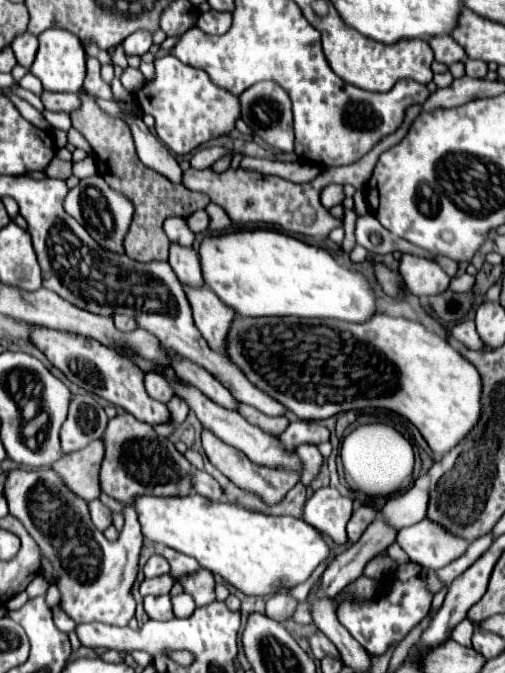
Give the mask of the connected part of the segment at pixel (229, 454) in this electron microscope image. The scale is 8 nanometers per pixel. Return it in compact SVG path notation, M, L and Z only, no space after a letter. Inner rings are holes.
M208 429L202 431L202 447L210 459L210 463L220 471L224 473L234 485L238 485L240 489L244 491L250 491L254 495L258 495L266 505L276 505L280 503L286 493L298 483L298 475L296 473L286 473L286 471L278 471L278 469L268 469L268 467L258 467L254 465L252 461L246 459L244 453L240 453L238 449L226 445L222 439L218 439L214 433L210 433Z

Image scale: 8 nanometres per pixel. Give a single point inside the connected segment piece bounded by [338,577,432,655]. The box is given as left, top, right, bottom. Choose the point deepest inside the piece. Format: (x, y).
(375, 624)

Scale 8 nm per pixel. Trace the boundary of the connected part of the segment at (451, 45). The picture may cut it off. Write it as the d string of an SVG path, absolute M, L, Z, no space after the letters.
M434 37L434 39L430 39L430 47L436 55L436 61L444 63L448 67L452 63L458 63L458 61L466 59L464 49L452 37Z

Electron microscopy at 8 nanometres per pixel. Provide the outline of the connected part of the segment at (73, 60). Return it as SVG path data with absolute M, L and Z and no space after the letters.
M48 29L38 37L40 47L30 71L42 81L44 91L54 93L78 93L82 89L82 81L86 77L86 53L78 37L74 33L66 33L62 29Z

